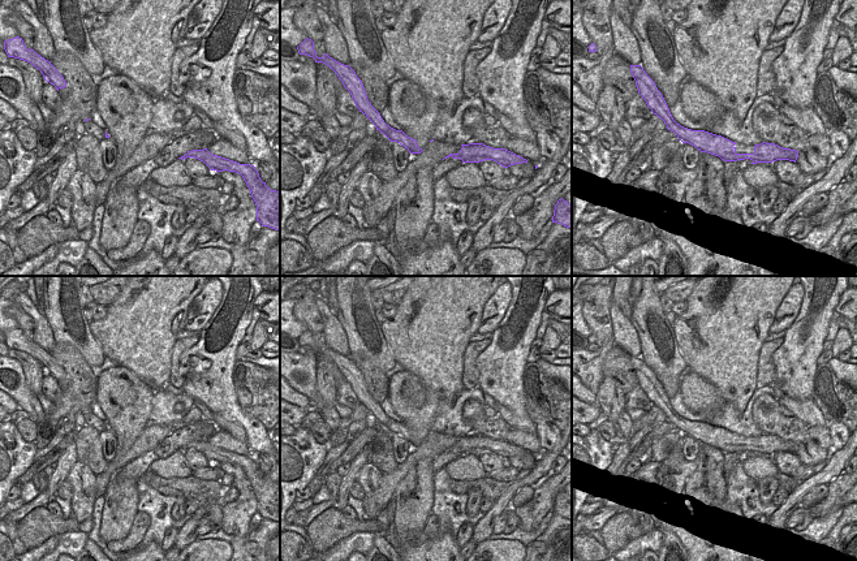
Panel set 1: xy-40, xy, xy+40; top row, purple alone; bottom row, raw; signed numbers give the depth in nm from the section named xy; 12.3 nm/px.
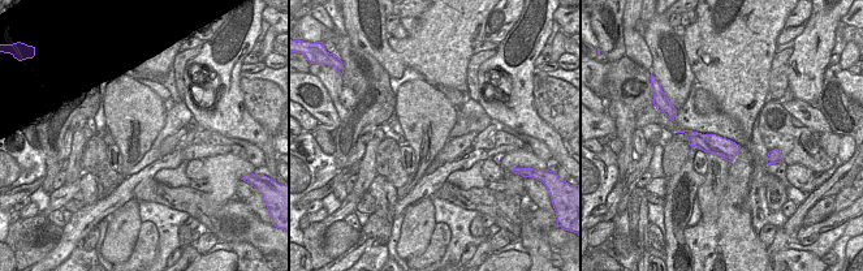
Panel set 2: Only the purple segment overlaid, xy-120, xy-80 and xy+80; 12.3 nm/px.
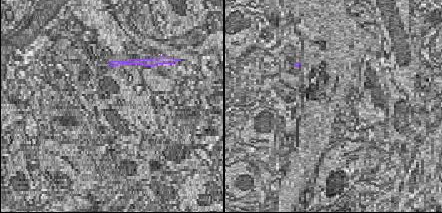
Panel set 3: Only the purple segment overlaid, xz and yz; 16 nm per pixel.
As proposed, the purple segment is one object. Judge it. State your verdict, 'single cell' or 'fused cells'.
single cell

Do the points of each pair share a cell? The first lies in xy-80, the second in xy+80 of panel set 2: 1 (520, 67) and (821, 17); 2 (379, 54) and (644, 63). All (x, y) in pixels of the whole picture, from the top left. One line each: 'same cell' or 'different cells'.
1: same cell
2: different cells

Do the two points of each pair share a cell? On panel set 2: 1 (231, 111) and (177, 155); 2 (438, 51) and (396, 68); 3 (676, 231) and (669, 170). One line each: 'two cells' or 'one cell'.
1: two cells
2: two cells
3: two cells

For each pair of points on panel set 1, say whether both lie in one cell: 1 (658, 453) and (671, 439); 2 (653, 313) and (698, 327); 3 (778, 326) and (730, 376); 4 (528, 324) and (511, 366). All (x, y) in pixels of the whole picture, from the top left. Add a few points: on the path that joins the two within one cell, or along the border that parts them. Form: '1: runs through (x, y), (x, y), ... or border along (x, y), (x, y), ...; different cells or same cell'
1: runs through (660, 449), (667, 443); same cell
2: border along (671, 326), (680, 355); different cells
3: border along (782, 302), (769, 331); different cells
4: runs through (522, 335), (511, 348), (511, 355); same cell

